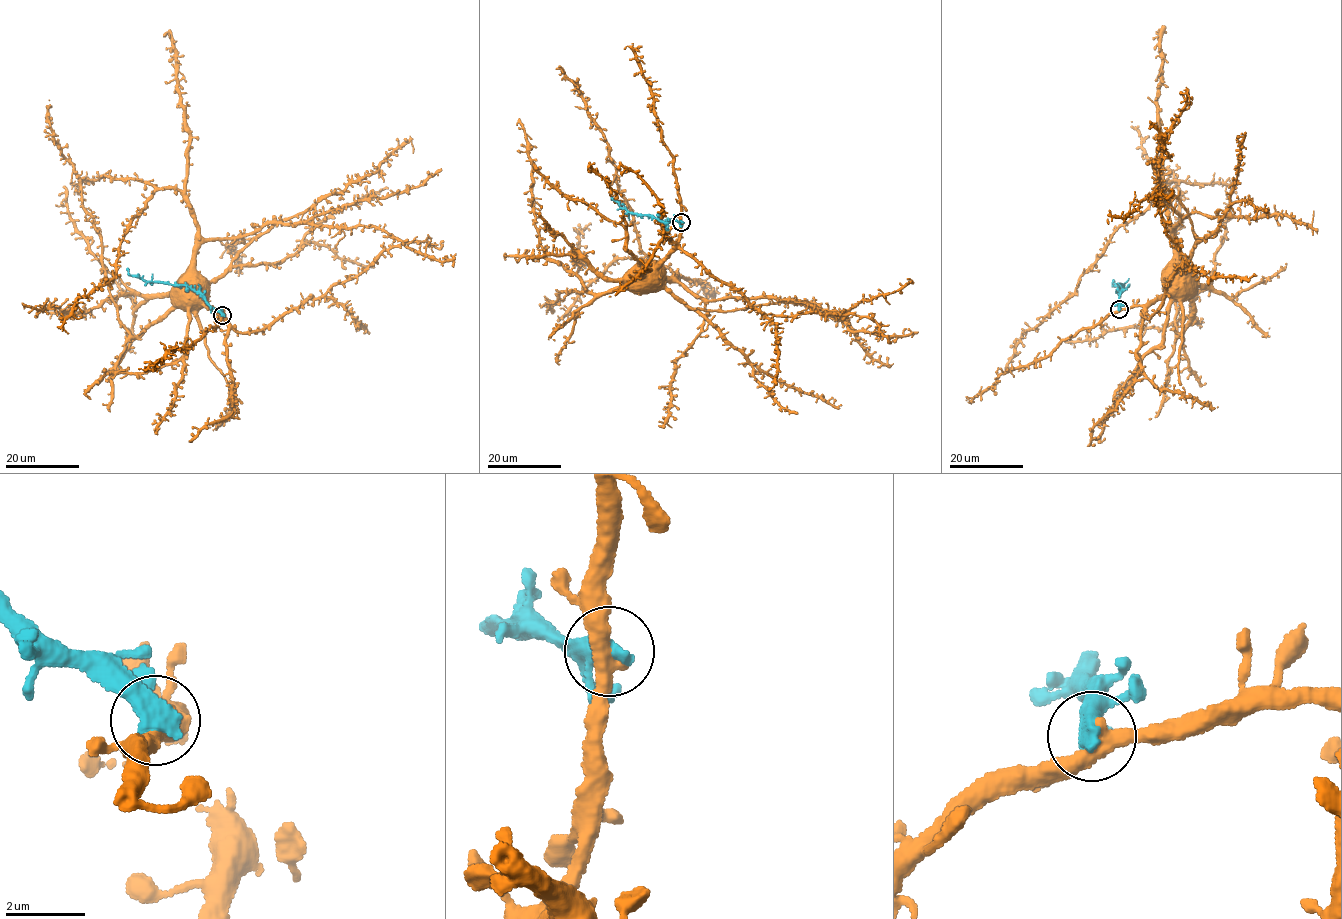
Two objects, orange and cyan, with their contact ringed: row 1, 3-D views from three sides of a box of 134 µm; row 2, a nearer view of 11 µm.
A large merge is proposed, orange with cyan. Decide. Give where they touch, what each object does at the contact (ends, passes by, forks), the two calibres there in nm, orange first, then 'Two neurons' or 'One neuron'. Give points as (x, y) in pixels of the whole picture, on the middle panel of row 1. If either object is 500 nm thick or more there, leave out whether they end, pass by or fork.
Place: (681, 222). Thickness 400 nm (orange) against 600 nm. Two neurons

